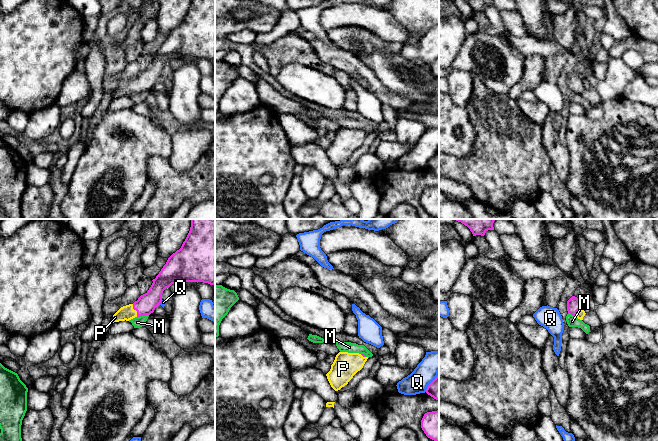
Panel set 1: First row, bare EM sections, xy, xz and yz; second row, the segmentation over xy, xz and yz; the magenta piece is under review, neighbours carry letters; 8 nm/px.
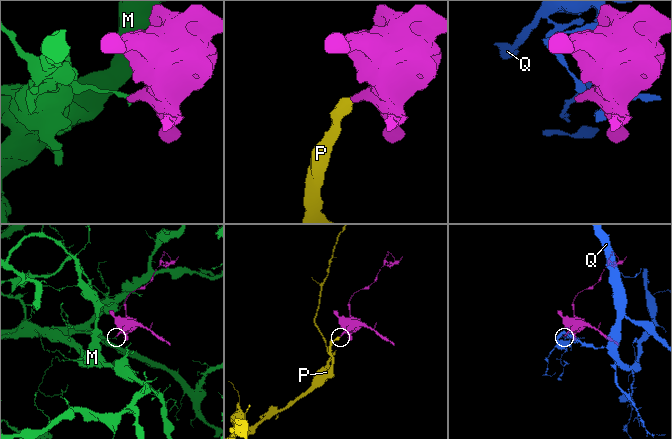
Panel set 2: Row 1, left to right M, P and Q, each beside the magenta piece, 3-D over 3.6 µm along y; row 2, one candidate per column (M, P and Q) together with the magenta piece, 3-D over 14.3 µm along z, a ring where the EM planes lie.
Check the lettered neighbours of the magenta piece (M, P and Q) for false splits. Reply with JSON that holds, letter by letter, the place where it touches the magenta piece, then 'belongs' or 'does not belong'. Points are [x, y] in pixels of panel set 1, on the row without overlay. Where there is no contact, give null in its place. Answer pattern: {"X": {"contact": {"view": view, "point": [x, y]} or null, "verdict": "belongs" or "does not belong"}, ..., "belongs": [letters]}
{"M": {"contact": {"view": "xy", "point": [142, 91]}, "verdict": "does not belong"}, "P": {"contact": {"view": "xy", "point": [135, 85]}, "verdict": "belongs"}, "Q": {"contact": {"view": "xz", "point": [430, 159]}, "verdict": "does not belong"}, "belongs": ["P"]}

